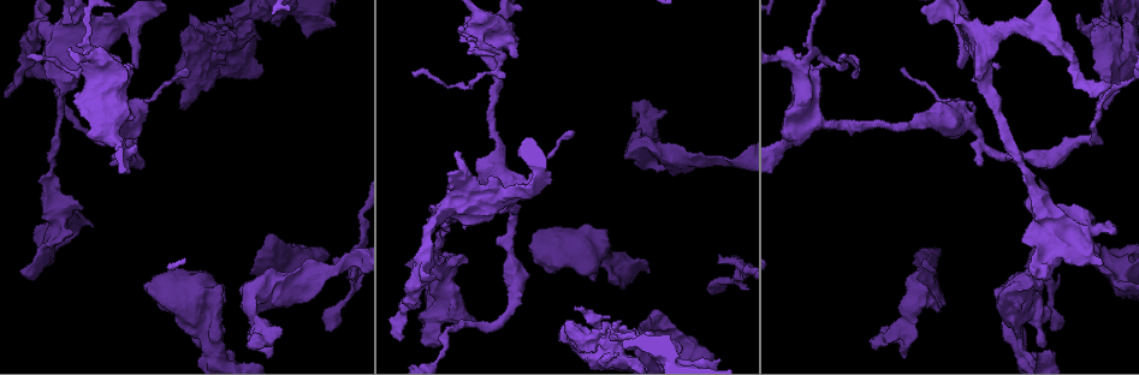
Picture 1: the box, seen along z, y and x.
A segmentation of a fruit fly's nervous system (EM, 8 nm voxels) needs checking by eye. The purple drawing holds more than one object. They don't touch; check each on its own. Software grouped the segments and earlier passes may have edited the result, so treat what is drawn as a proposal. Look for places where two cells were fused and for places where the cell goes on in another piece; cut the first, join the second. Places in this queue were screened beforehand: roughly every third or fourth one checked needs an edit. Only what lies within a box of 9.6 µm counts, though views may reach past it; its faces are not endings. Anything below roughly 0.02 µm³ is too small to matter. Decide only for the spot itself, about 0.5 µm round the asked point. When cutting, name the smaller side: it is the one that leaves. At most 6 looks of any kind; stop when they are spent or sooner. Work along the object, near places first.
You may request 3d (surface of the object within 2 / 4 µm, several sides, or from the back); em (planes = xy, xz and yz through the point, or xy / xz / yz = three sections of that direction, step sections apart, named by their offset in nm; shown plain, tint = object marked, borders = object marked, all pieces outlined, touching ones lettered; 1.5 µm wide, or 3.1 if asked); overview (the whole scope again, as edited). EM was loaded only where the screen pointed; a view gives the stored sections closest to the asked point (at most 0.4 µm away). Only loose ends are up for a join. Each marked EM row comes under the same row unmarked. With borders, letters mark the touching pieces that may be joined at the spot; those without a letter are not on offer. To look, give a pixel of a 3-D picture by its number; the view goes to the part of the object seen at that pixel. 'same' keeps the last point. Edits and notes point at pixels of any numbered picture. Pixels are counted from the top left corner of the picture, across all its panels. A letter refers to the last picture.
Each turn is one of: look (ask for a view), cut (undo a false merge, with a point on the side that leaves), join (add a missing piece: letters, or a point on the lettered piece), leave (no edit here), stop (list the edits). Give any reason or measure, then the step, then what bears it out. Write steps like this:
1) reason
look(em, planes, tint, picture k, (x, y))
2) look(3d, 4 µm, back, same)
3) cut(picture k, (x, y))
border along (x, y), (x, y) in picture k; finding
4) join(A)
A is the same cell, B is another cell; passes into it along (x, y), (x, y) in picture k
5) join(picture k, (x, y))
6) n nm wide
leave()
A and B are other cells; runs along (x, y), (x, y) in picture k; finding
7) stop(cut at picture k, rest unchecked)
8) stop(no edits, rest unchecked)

free end
look(3d, 2 µm, back, picture 1, (137, 68))

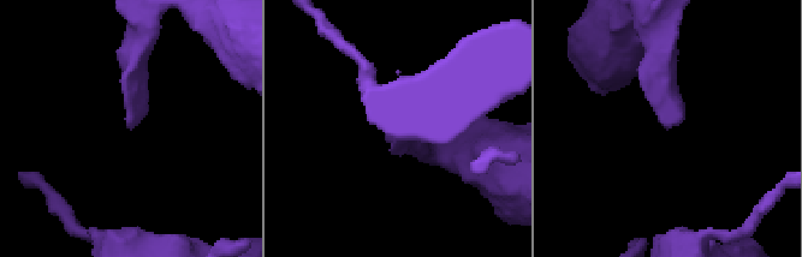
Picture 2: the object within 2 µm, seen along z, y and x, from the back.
look(em, planes, borders, picture 2, (667, 128))

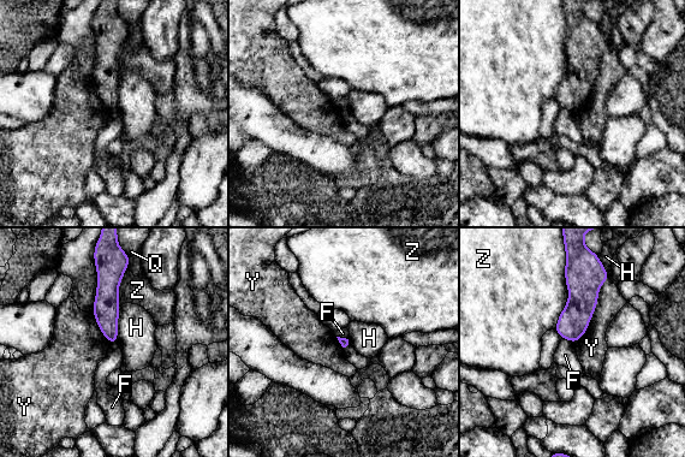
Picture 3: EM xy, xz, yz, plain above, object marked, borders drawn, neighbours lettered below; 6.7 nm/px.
leave()
F, H, Q, Y and Z are other cells; runs along (107, 271), (107, 324), (113, 340) in picture 3; none of them fits

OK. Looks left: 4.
narrows sharply
look(3d, 4 µm, back, picture 1, (438, 251))

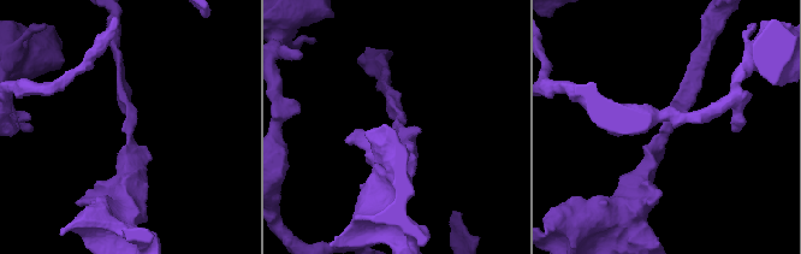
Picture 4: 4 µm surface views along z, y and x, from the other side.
arms of 190, 300 nm; now the EM
look(em, xz, step 8, tint, picture 4, (129, 139))

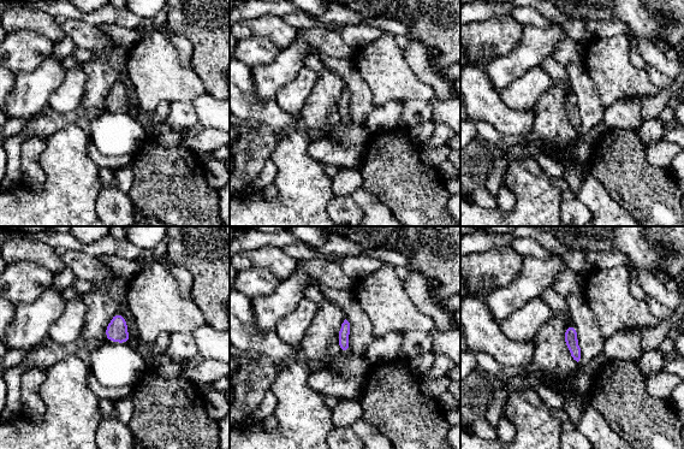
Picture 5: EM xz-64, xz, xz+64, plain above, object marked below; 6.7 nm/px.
look(em, yz, step 8, borders, same)

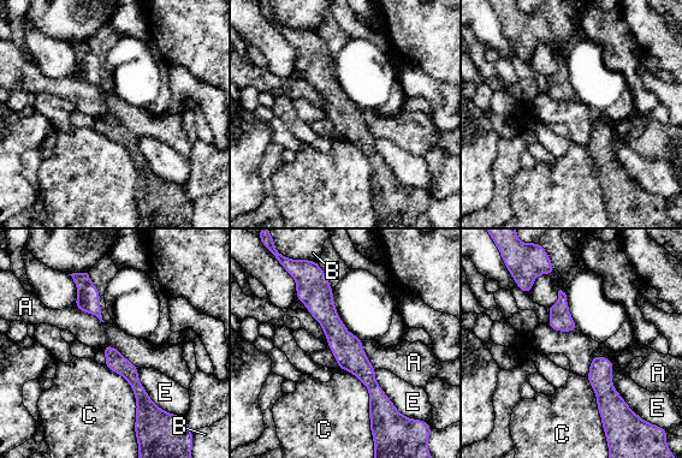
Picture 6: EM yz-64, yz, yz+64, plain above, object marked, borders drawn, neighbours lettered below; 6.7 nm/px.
110 nm wide
leave()
A, B, C and E are other cells; border along (100, 348), (113, 345), (138, 368) in picture 6; one cell here

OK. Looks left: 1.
branch stops here
look(em, planes, borders, picture 1, (420, 331))

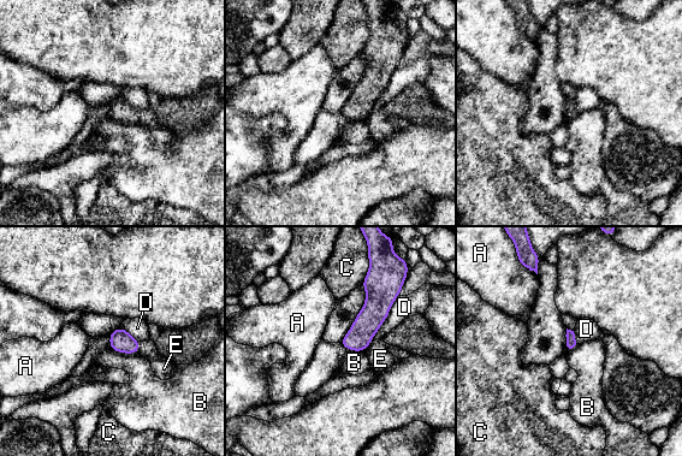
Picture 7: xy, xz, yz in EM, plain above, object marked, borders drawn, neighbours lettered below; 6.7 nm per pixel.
leave()
A, B, C, D and E are other cells; border along (398, 295), (387, 318), (372, 339) in picture 7; no lettered piece goes on from it

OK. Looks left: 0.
stop(no edits, rest unchecked)

